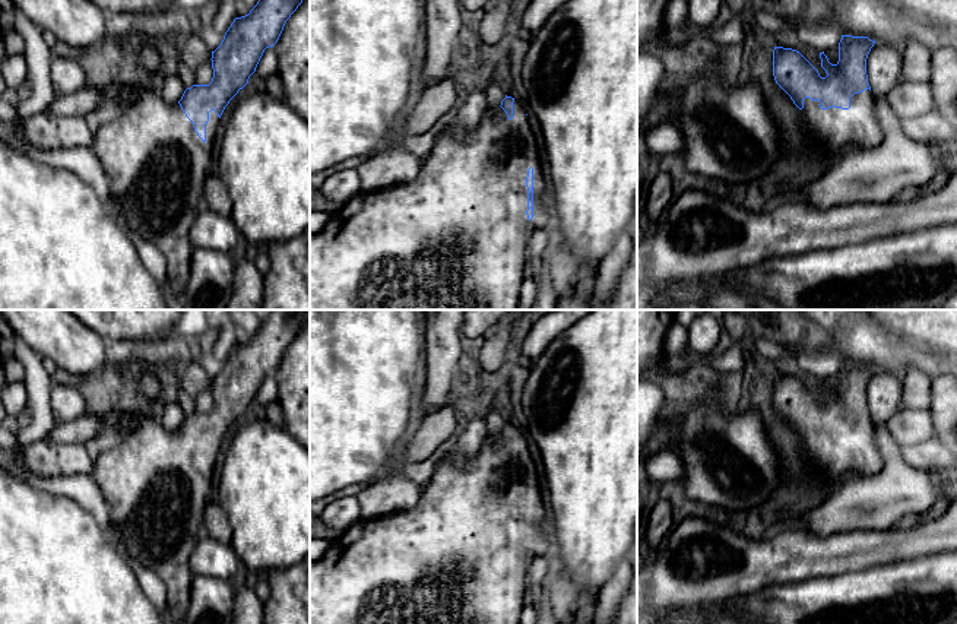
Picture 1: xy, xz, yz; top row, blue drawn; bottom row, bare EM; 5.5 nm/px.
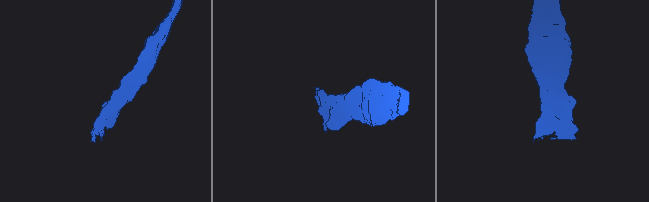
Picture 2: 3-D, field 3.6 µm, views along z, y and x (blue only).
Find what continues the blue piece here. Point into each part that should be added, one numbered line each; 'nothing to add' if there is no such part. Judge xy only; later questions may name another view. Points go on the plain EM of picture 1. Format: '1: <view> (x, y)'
1: xy (157, 491)

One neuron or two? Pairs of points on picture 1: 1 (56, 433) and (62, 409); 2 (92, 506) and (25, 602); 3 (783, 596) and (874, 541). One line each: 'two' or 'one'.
1: two
2: two
3: two

